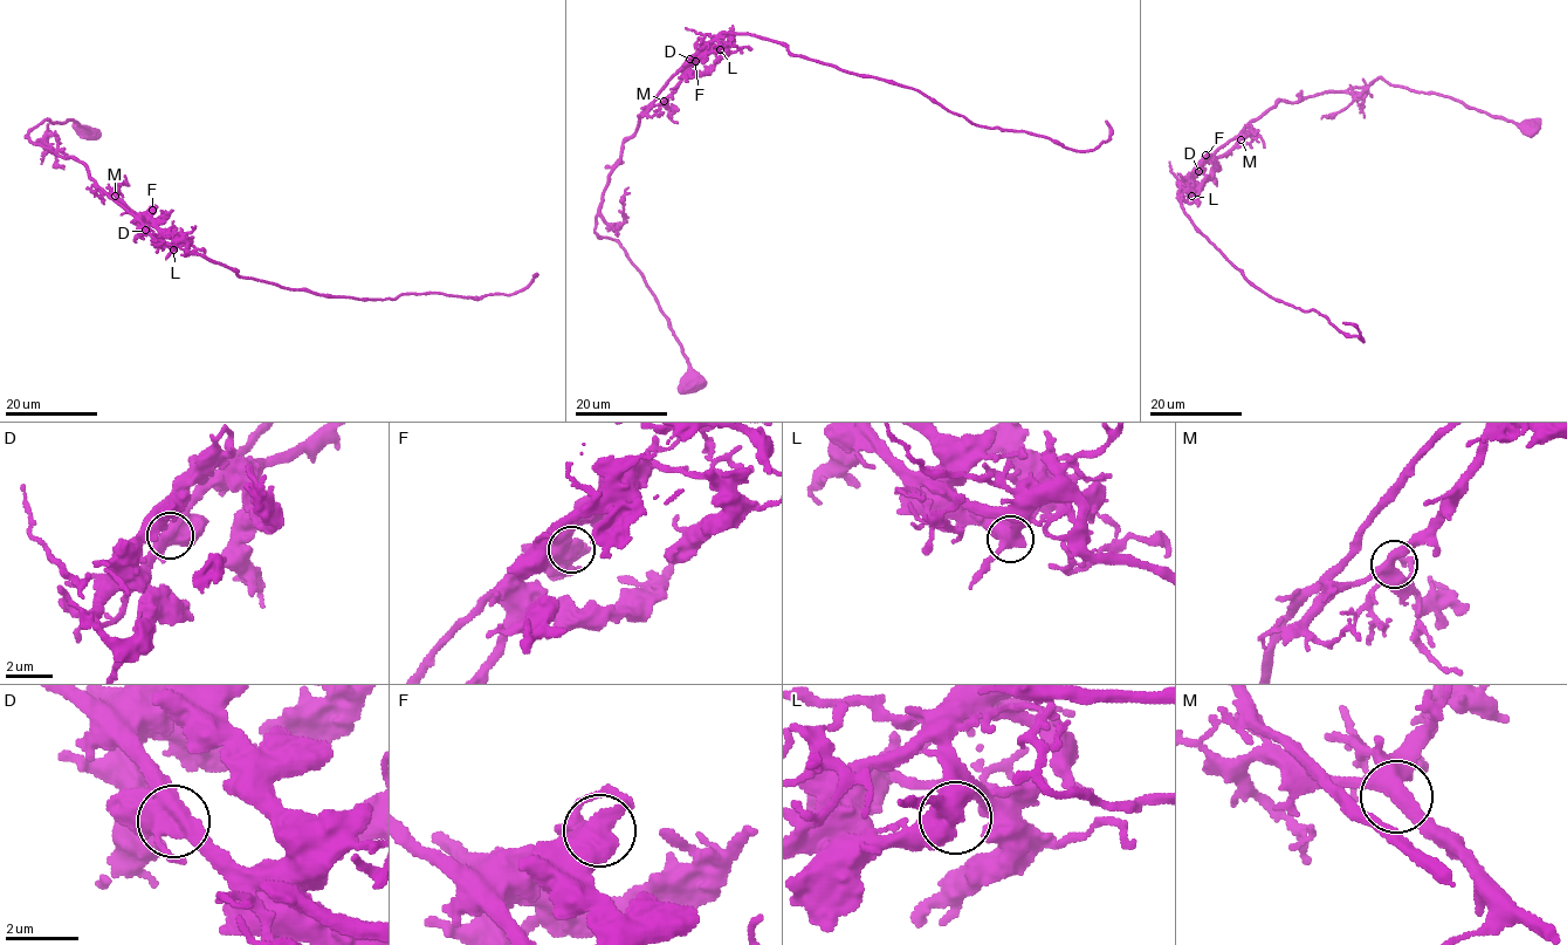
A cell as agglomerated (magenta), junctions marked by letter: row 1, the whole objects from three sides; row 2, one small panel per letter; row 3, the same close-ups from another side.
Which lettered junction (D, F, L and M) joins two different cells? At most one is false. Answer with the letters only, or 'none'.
none

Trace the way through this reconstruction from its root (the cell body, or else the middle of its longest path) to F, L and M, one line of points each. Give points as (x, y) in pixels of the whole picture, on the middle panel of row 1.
F: (692, 382), (682, 346), (643, 273), (595, 226), (607, 173), (640, 113), (671, 94), (695, 61)
L: (692, 382), (682, 346), (643, 273), (595, 226), (607, 173), (640, 113), (684, 63), (720, 49)
M: (692, 382), (682, 346), (643, 273), (617, 241), (595, 232), (623, 143), (636, 132), (640, 113), (664, 101)

